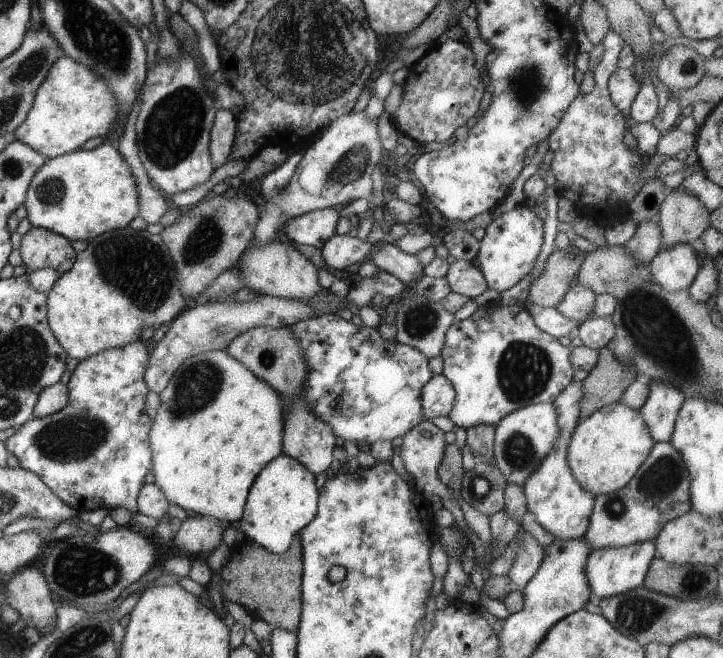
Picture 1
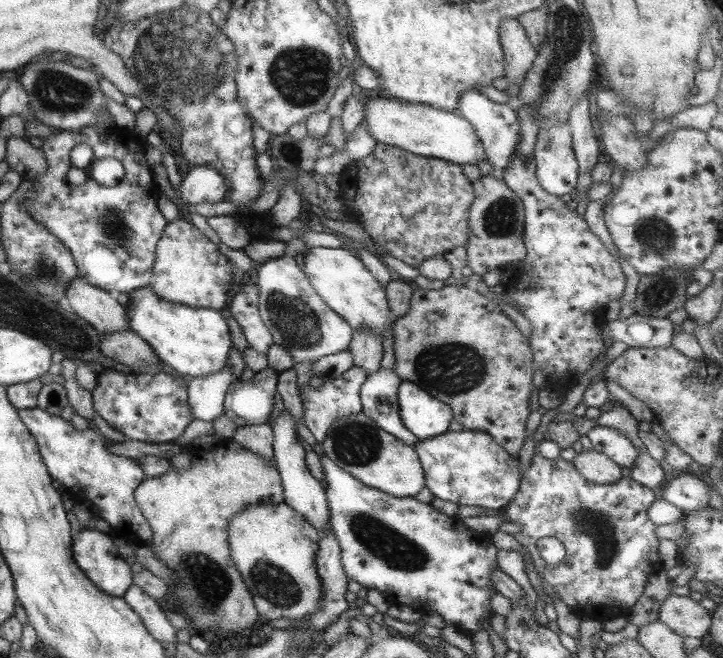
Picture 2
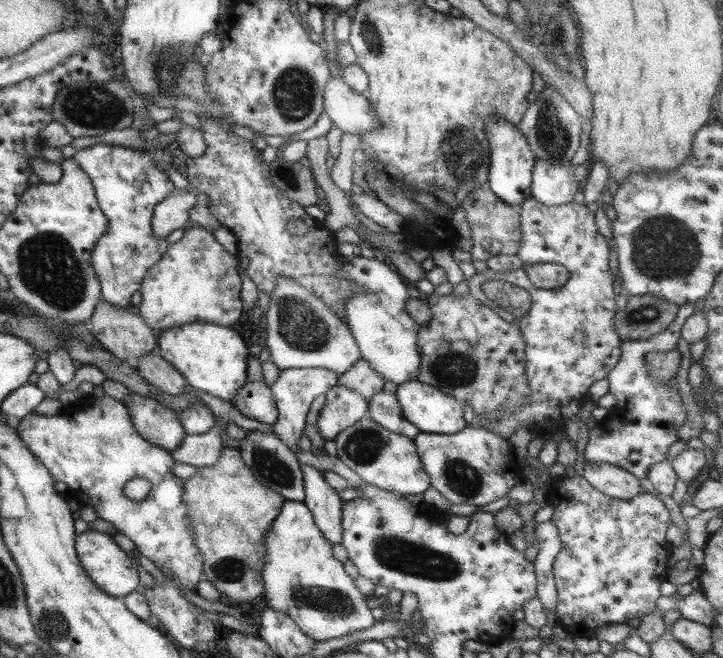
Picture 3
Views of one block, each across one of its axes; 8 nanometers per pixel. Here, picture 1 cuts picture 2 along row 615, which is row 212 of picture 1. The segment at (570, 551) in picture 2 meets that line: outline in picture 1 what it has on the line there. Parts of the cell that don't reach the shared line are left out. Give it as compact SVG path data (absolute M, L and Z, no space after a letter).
M611 28L605 34L603 53L593 68L595 85L589 94L577 94L565 110L555 129L547 137L553 160L548 166L555 177L560 198L568 200L581 216L589 215L605 230L621 220L635 194L649 181L639 178L646 161L623 142L624 116L611 101L608 79L617 68L617 59L624 41Z

